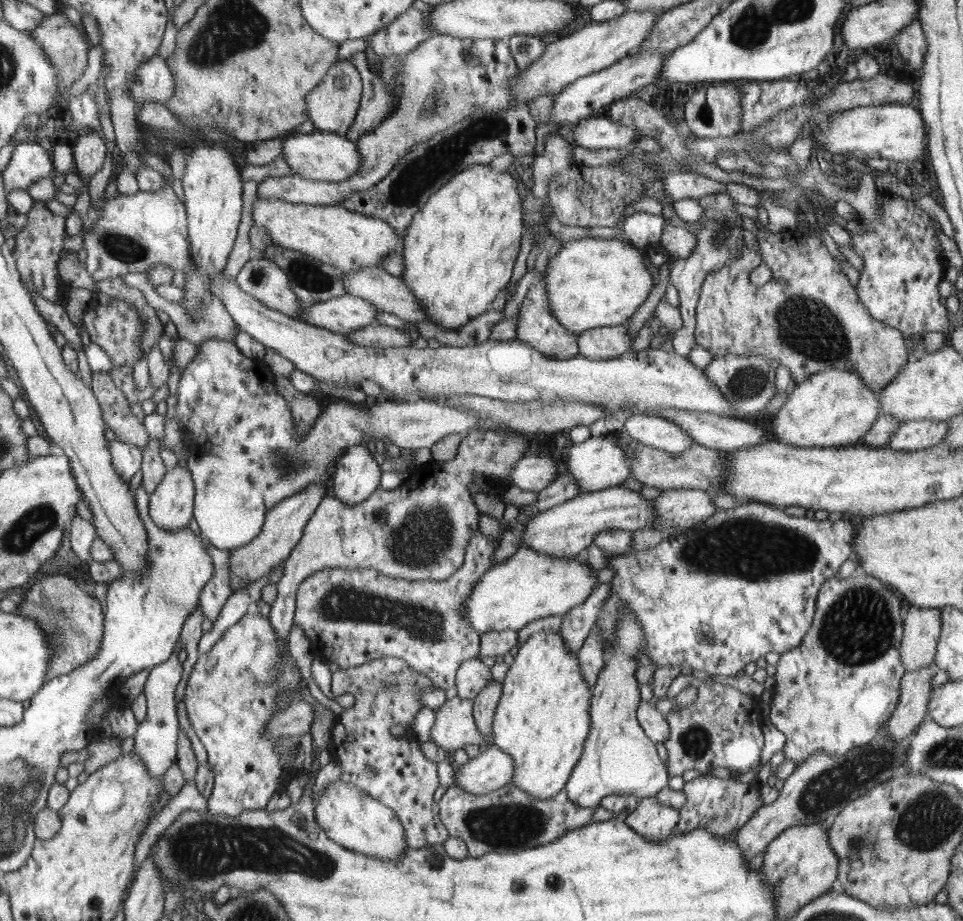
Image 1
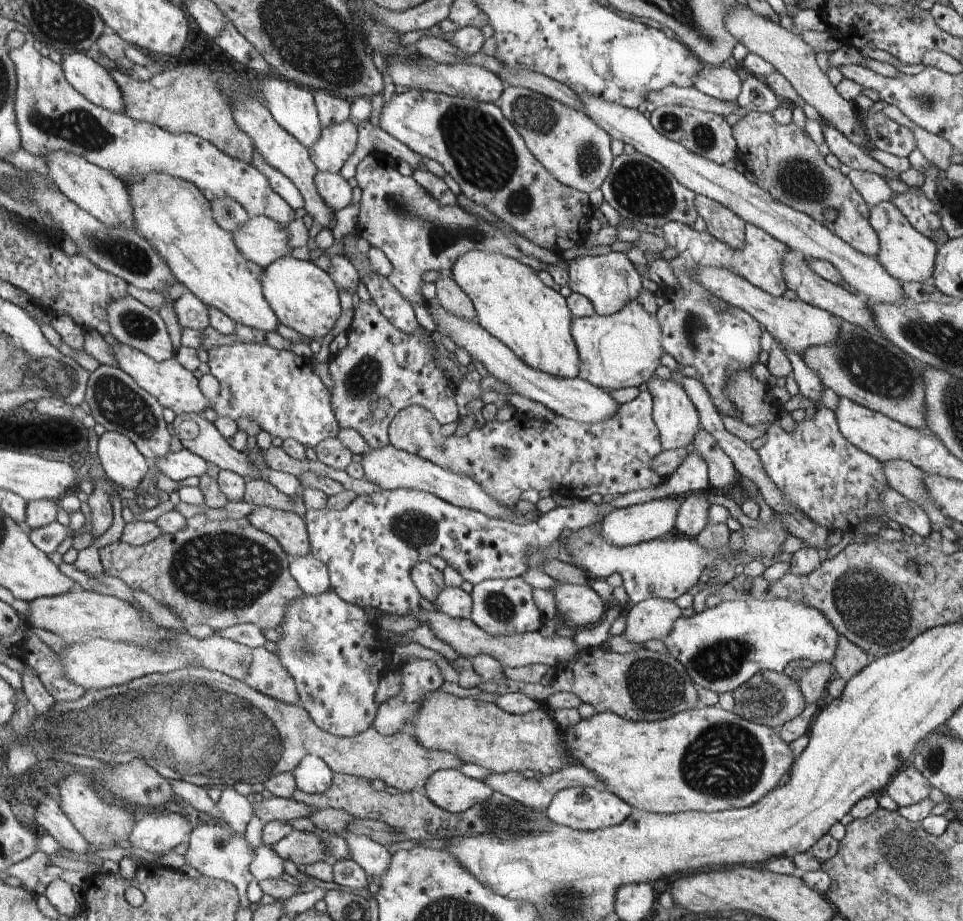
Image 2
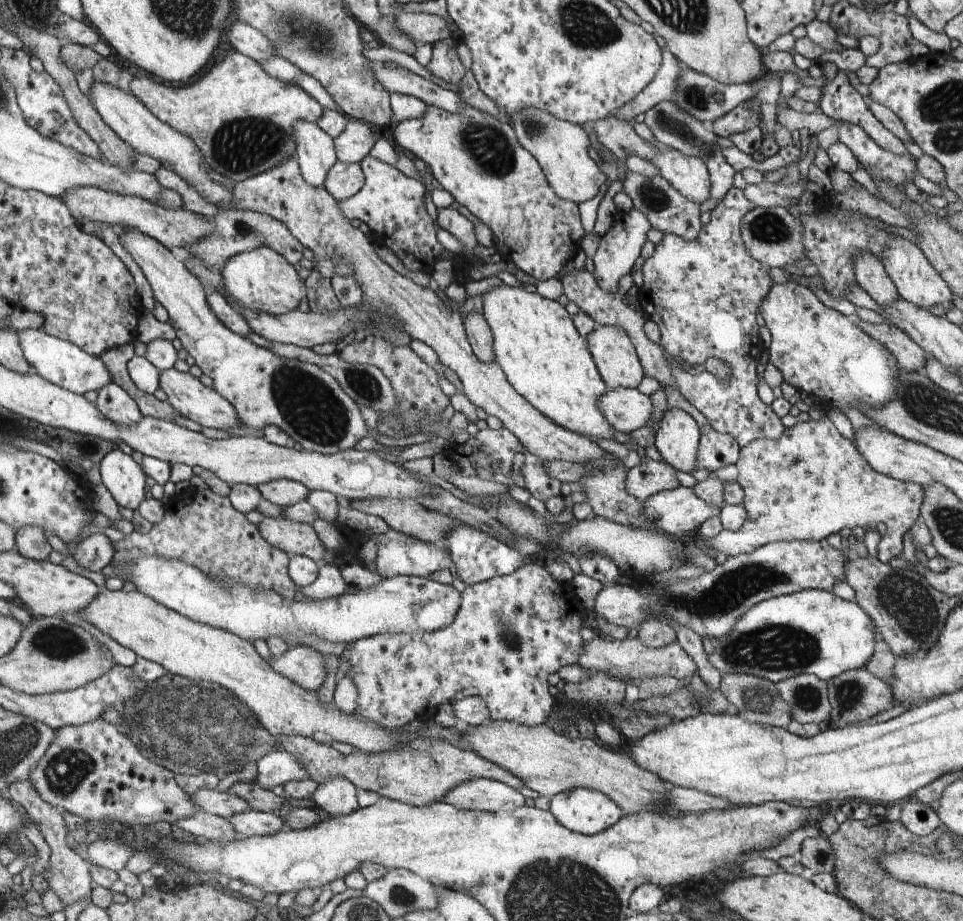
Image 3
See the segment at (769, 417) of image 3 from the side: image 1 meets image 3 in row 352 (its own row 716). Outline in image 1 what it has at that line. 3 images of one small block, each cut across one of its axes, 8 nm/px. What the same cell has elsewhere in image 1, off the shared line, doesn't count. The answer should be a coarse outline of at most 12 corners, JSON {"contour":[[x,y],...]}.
{"contour":[[678,675],[664,741],[670,776],[762,766],[762,700]]}

